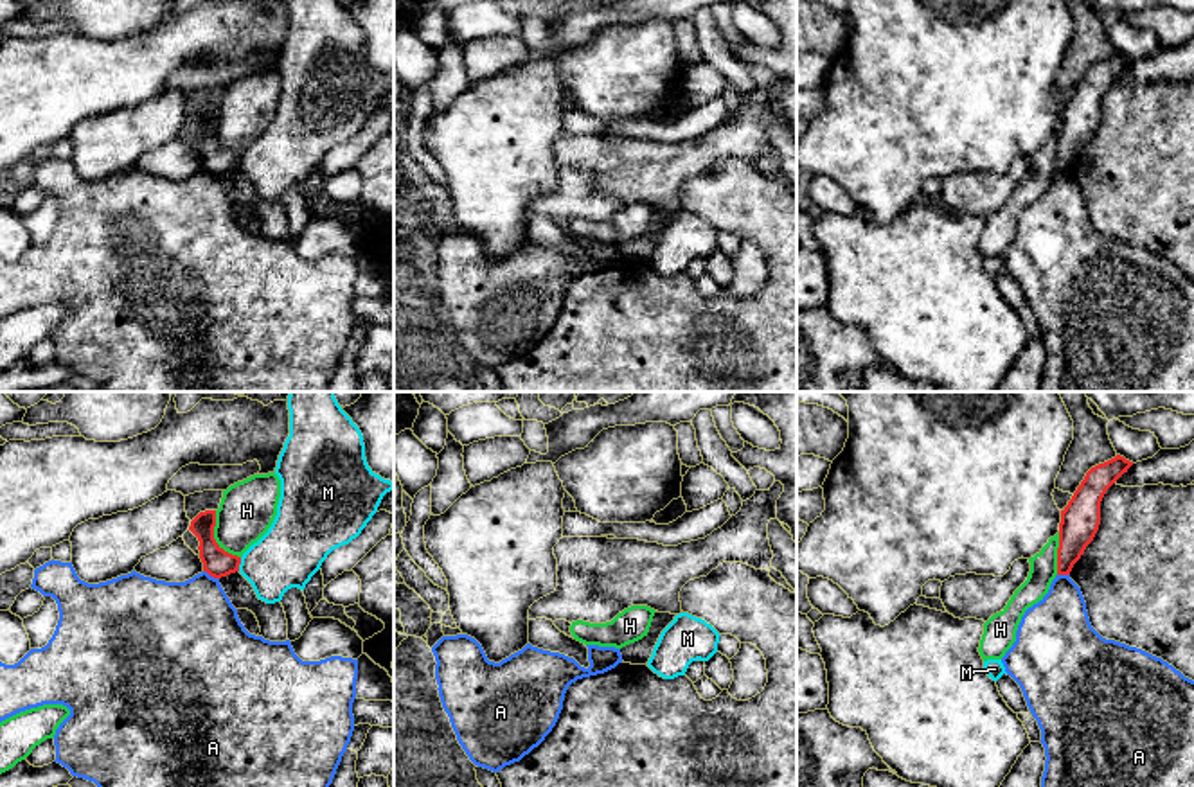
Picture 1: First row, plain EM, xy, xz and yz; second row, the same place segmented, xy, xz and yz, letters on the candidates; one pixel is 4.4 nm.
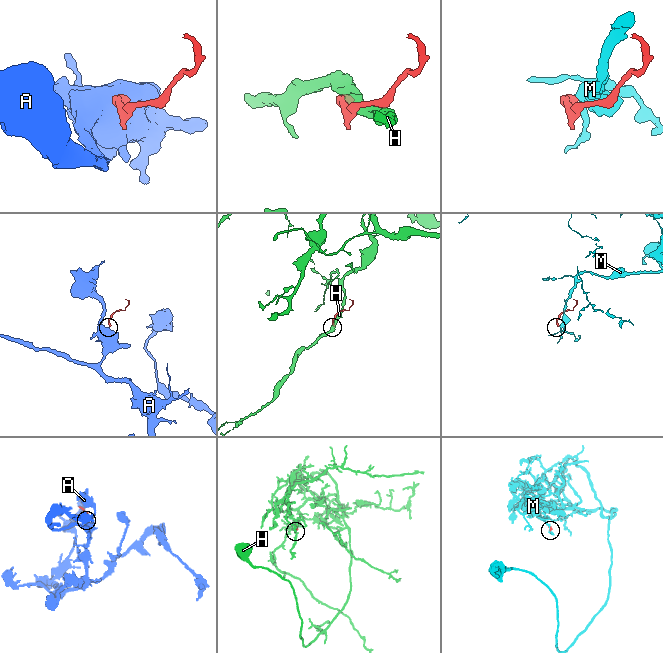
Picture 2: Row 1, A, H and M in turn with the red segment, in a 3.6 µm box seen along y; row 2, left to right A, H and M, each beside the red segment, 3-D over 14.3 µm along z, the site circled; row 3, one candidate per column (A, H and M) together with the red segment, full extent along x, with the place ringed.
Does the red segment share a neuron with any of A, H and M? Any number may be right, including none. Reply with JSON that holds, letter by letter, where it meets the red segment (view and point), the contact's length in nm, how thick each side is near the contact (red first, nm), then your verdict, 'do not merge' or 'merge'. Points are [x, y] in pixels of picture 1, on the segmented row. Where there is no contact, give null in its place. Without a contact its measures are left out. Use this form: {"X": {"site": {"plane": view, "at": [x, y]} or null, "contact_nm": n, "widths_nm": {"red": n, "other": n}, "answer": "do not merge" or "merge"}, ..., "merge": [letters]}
{"A": {"site": {"plane": "xy", "at": [211, 575]}, "contact_nm": 80, "widths_nm": {"red": 130, "other": 420}, "answer": "do not merge"}, "H": {"site": {"plane": "xy", "at": [213, 538]}, "contact_nm": 240, "widths_nm": {"red": 130, "other": 240}, "answer": "do not merge"}, "M": {"site": {"plane": "xy", "at": [240, 563]}, "contact_nm": 70, "widths_nm": {"red": 130, "other": 280}, "answer": "do not merge"}, "merge": []}

